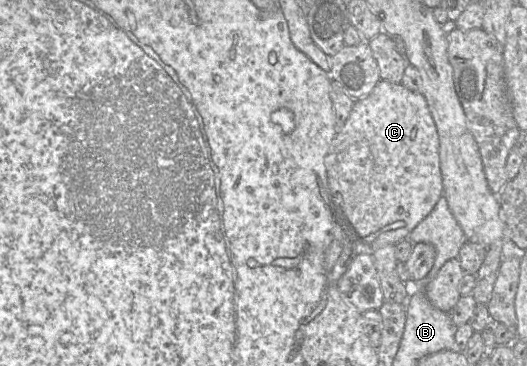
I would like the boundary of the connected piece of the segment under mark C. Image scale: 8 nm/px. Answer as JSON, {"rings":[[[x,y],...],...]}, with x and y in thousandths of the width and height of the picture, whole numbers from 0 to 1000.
{"rings":[[[721,219],[712,240],[694,262],[676,270],[668,303],[653,336],[641,352],[628,385],[626,404],[617,429],[620,464],[624,527],[628,555],[638,590],[651,626],[666,656],[674,664],[676,691],[698,691],[708,697],[708,686],[721,675],[753,667],[772,650],[776,637],[820,577],[831,546],[841,533],[841,500],[833,437],[833,374],[829,352],[810,279],[795,251],[784,251],[763,235],[736,221]]]}

